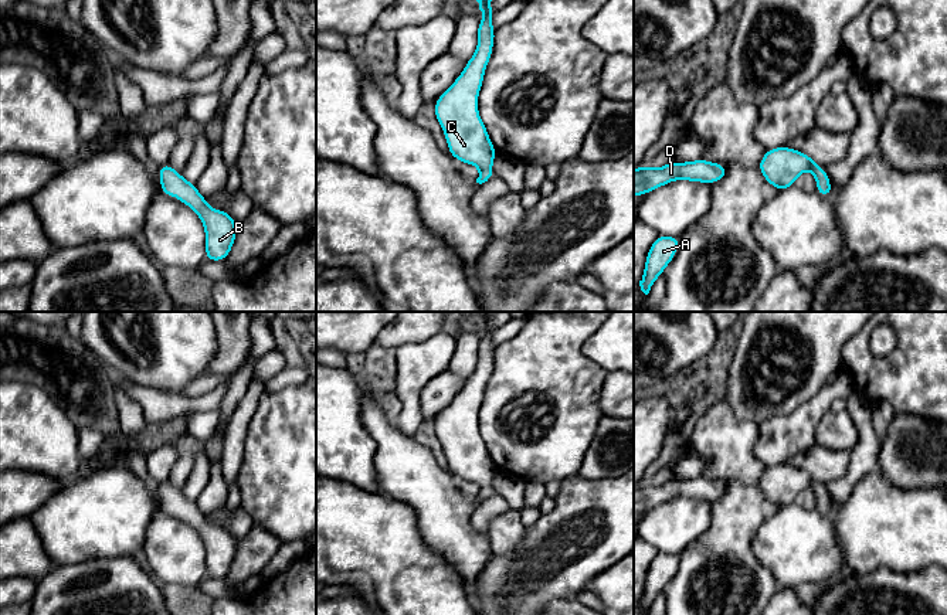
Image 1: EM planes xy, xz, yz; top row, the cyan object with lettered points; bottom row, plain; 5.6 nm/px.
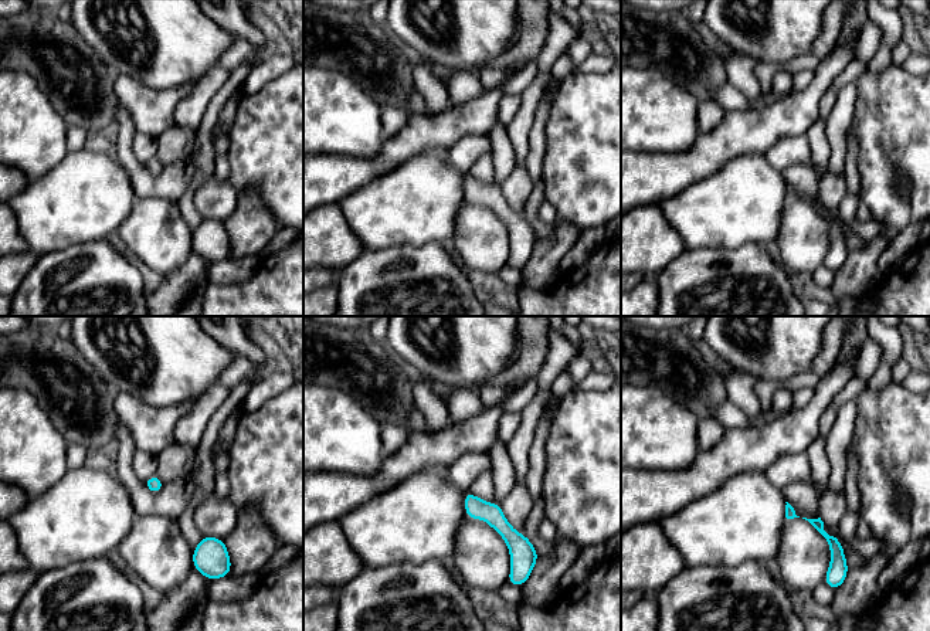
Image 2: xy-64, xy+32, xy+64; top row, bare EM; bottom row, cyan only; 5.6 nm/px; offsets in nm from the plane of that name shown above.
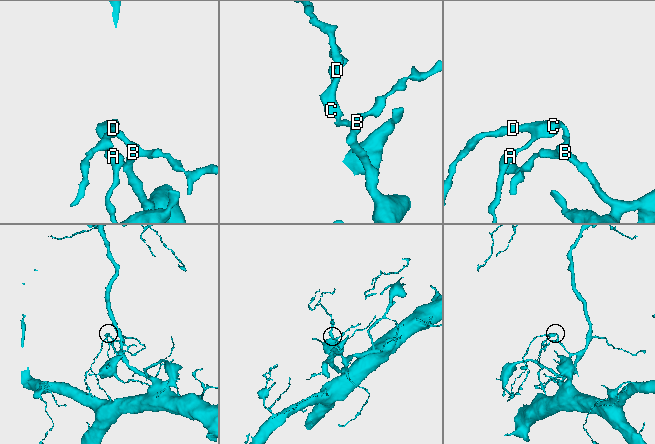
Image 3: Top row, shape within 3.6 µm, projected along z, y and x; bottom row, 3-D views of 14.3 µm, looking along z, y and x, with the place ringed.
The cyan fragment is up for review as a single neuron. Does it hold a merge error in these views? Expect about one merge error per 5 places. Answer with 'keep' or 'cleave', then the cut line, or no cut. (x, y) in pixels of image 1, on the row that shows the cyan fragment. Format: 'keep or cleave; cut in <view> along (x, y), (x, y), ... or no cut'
keep; no cut

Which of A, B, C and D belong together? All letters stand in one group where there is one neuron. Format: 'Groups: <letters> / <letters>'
Groups: A B C D

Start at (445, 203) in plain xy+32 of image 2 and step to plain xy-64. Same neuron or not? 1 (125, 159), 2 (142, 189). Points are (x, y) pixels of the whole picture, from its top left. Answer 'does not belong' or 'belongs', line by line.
1: does not belong
2: does not belong

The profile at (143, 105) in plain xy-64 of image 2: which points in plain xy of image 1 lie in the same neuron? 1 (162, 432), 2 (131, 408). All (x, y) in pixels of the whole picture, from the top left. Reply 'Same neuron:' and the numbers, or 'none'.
Same neuron: none

